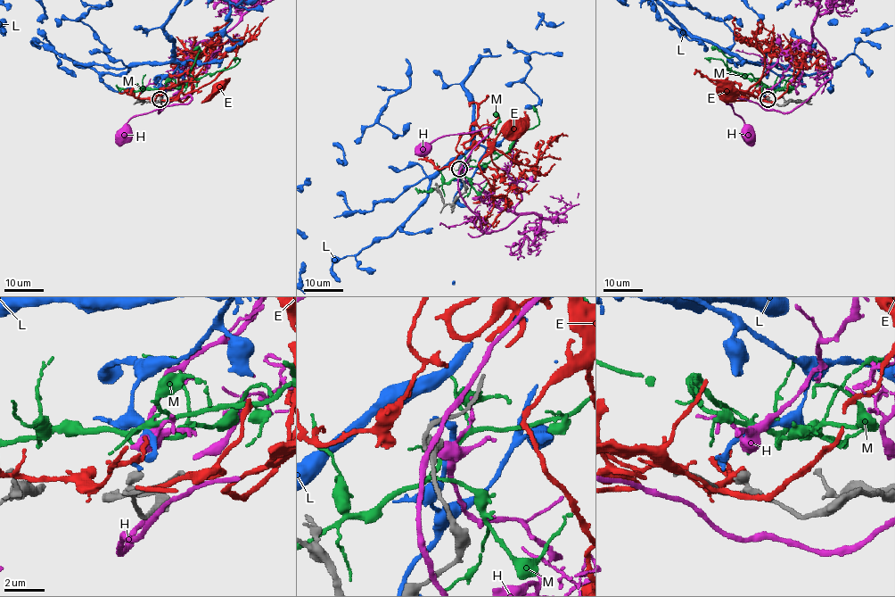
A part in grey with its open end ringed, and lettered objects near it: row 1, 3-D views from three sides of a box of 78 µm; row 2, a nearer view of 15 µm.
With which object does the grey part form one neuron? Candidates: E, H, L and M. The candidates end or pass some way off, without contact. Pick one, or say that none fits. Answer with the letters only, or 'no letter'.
E

